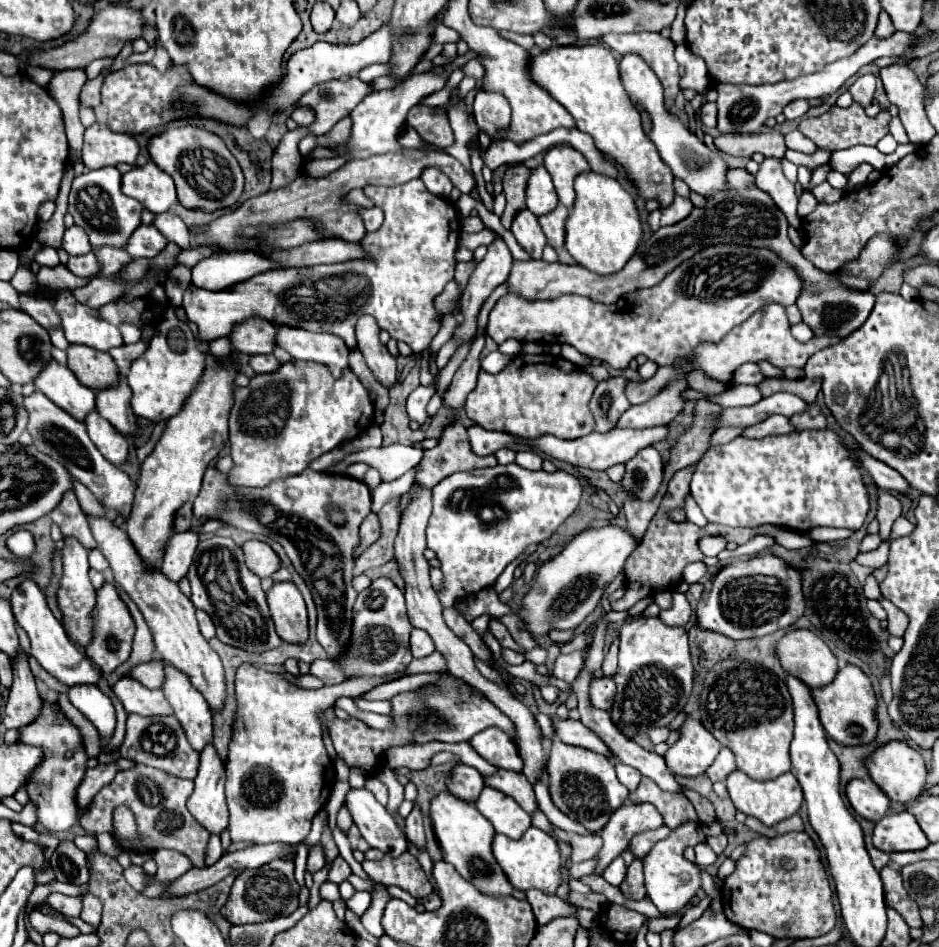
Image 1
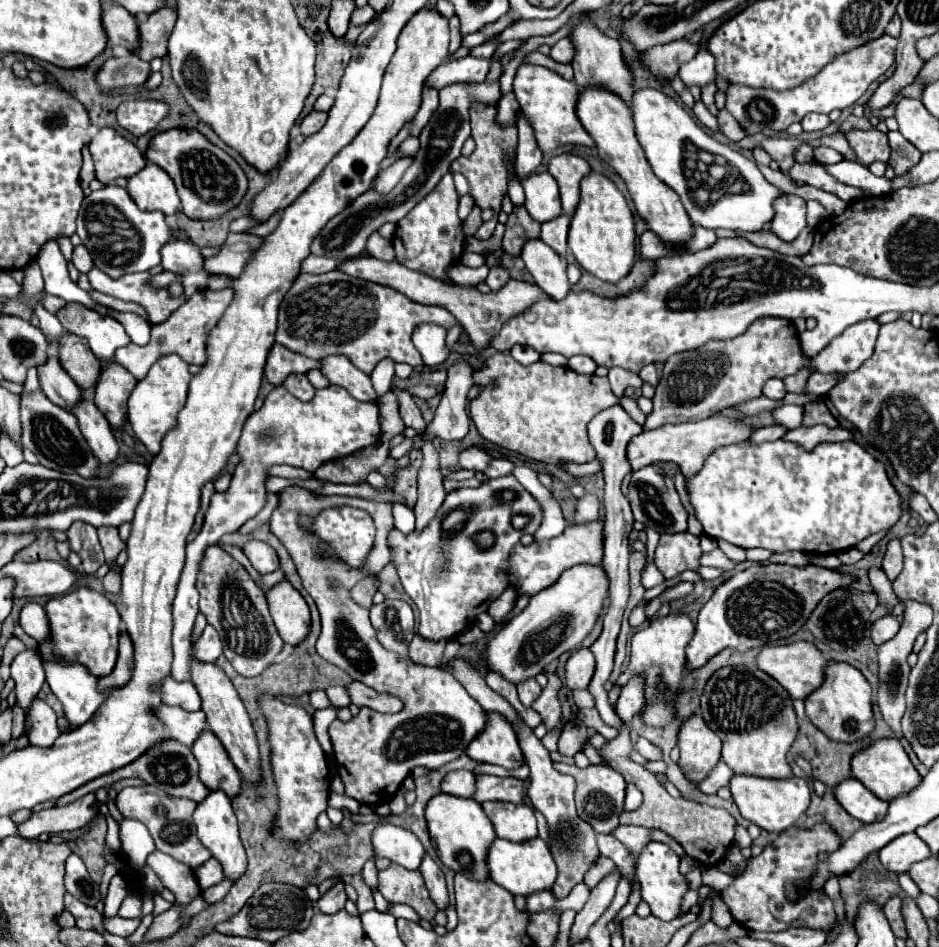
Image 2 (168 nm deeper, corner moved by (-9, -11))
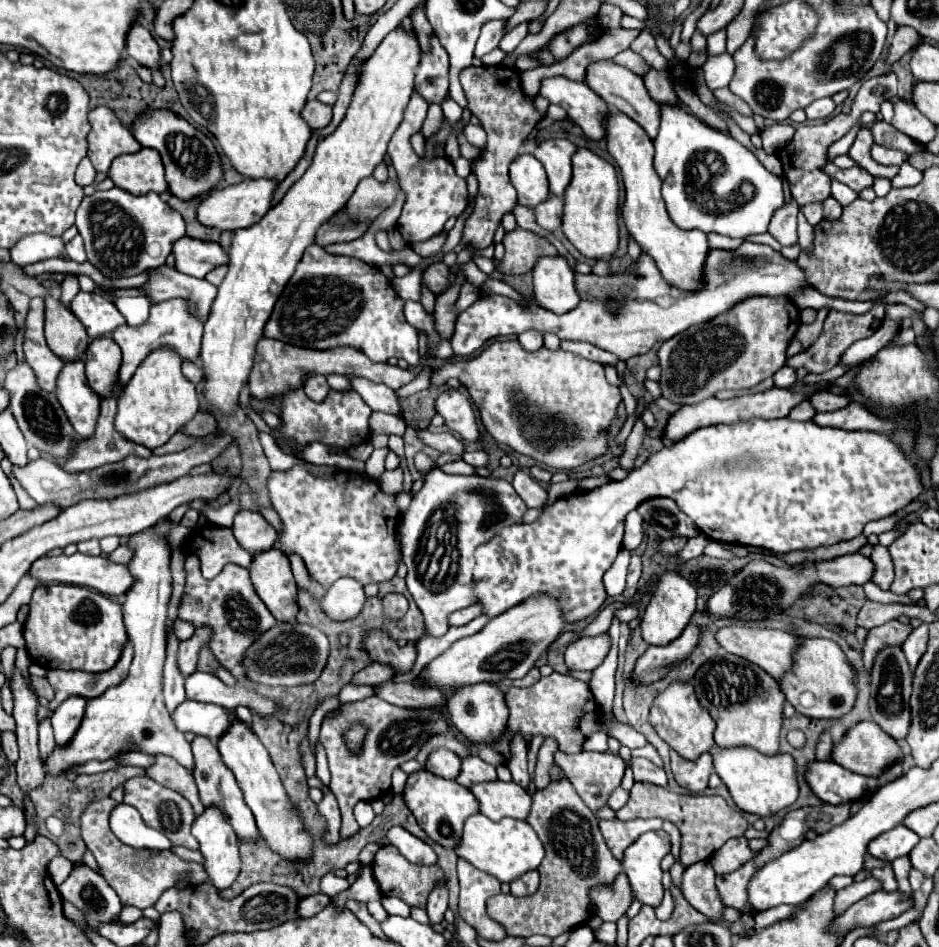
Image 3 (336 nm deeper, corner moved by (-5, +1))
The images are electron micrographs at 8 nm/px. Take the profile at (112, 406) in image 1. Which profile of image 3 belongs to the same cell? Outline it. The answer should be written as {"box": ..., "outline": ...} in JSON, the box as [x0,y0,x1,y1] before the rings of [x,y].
{"box":[85,336,121,396],"outline":[[[109,336],[93,338],[85,350],[85,368],[89,386],[101,396],[111,396],[121,388],[115,388],[117,368],[121,364],[121,350],[117,342]]]}

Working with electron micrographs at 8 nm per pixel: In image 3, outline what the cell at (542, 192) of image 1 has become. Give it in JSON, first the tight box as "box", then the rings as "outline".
{"box":[509,154,549,208],"outline":[[[531,154],[517,156],[517,160],[513,160],[509,166],[509,176],[511,184],[517,190],[519,204],[535,208],[535,204],[539,204],[549,196],[545,168],[541,162],[535,160],[535,156]]]}

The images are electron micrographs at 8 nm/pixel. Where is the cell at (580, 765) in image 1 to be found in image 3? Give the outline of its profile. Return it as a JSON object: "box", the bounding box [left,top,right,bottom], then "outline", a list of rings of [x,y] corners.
{"box":[555,752,625,810],"outline":[[[579,752],[579,754],[555,754],[555,764],[565,772],[565,778],[573,784],[581,800],[591,808],[597,810],[605,806],[605,800],[609,794],[621,784],[621,778],[625,774],[625,762],[611,752]]]}

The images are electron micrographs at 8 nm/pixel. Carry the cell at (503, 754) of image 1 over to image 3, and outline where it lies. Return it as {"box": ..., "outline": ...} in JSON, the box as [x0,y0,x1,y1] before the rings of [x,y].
{"box":[445,684,509,742],"outline":[[[471,684],[465,688],[457,688],[447,698],[445,706],[453,726],[473,742],[493,742],[505,730],[505,724],[509,718],[505,692],[497,684]]]}

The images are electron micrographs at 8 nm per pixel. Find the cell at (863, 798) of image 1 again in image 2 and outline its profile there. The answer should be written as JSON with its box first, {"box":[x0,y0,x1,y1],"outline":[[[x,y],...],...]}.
{"box":[835,780,887,824],"outline":[[[845,780],[835,788],[835,796],[839,804],[863,824],[879,822],[881,816],[887,814],[887,802],[877,798],[871,790],[867,790],[859,780]]]}

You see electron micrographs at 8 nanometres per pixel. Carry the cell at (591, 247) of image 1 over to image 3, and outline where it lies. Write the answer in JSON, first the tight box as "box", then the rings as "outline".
{"box":[563,148,619,258],"outline":[[[577,148],[571,158],[573,178],[563,194],[563,232],[587,258],[611,258],[619,244],[619,182],[615,168],[587,148]]]}

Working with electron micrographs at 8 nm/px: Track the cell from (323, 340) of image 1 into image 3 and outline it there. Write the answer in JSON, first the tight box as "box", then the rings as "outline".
{"box":[351,380,403,414],"outline":[[[351,380],[353,390],[363,398],[363,402],[373,408],[375,412],[387,412],[387,414],[403,414],[403,408],[391,388],[385,388],[385,384],[373,384],[369,380]]]}

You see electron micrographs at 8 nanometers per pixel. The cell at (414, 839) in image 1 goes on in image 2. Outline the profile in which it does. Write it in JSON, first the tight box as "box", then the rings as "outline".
{"box":[419,852,449,910],"outline":[[[425,852],[423,860],[421,860],[421,866],[419,866],[423,878],[425,878],[425,884],[427,884],[427,890],[433,898],[433,902],[437,904],[439,910],[443,910],[447,904],[449,904],[449,898],[447,898],[447,888],[445,888],[445,876],[441,872],[441,868],[433,862],[433,858]]]}

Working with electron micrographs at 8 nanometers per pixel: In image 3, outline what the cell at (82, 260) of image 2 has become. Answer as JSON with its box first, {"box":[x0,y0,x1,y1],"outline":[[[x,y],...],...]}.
{"box":[65,234,87,262],"outline":[[[77,234],[67,246],[65,246],[65,254],[71,258],[71,260],[75,260],[75,262],[85,262],[87,258],[85,258],[85,248],[83,248],[83,240],[81,240],[81,236]]]}

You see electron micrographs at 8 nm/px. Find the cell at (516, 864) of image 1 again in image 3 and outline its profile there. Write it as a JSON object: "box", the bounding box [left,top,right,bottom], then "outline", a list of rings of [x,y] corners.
{"box":[455,814,543,882],"outline":[[[473,814],[465,820],[465,828],[463,828],[463,836],[461,842],[455,848],[457,856],[467,860],[469,864],[477,866],[479,870],[493,874],[499,882],[511,882],[517,876],[535,870],[543,856],[543,844],[537,838],[537,834],[533,832],[533,828],[529,828],[529,824],[521,822],[521,820],[513,820],[513,818],[505,818],[499,822],[489,820],[483,814]]]}

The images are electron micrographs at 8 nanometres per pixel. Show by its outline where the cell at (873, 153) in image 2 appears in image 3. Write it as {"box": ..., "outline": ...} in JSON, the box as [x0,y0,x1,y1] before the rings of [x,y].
{"box":[849,128,899,180],"outline":[[[861,128],[859,134],[857,134],[855,144],[853,144],[851,150],[849,150],[849,156],[855,160],[855,164],[859,164],[861,168],[865,168],[871,176],[893,180],[895,174],[899,172],[899,168],[897,168],[897,166],[881,166],[881,164],[877,164],[877,162],[871,158],[871,154],[869,154],[871,144],[873,144],[873,138],[869,136],[869,128]]]}

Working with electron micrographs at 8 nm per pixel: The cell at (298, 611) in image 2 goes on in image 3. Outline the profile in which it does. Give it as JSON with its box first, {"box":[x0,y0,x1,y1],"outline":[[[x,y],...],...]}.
{"box":[249,548,299,622],"outline":[[[277,548],[257,552],[253,554],[249,572],[255,592],[265,602],[269,612],[279,622],[295,620],[299,604],[297,604],[297,584],[291,574],[289,558]]]}

